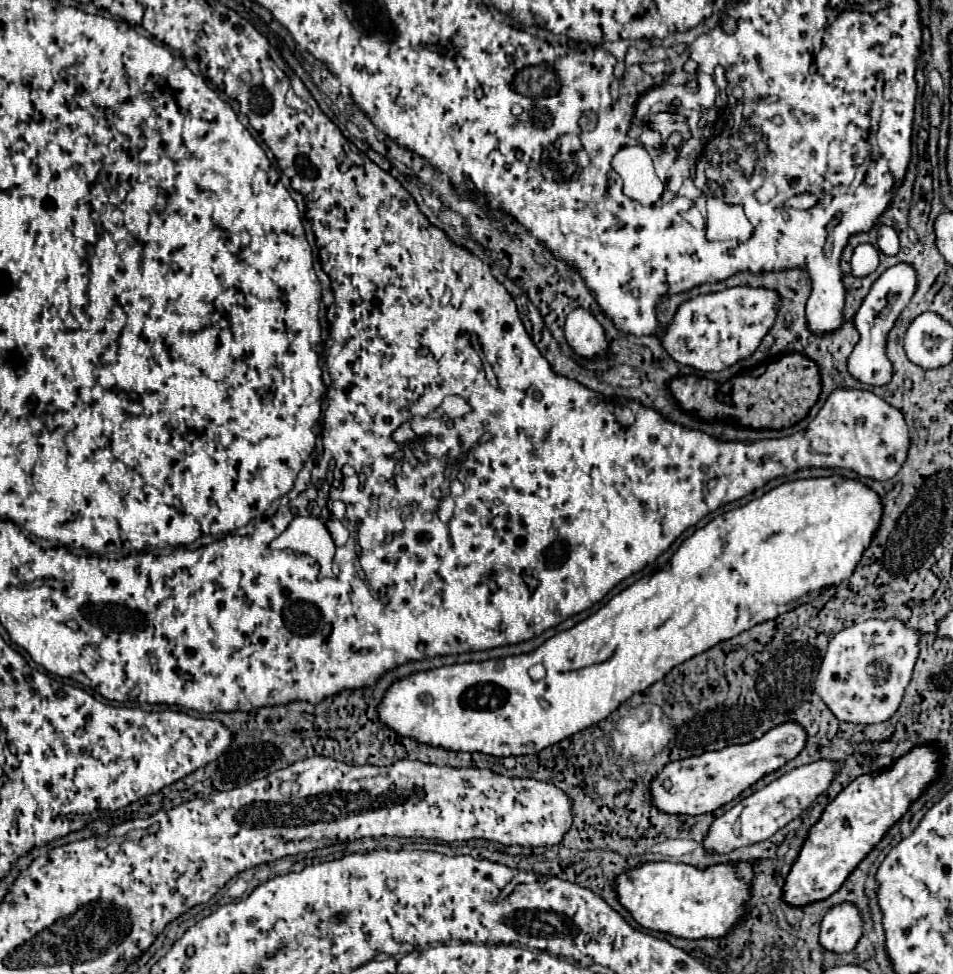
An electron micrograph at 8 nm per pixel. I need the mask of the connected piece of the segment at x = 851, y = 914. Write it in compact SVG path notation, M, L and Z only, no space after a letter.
M854 903L834 905L822 919L820 945L834 953L852 951L862 937L862 927L860 909Z

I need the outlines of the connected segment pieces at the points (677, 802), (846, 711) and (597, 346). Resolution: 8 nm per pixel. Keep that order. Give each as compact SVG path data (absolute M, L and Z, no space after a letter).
M786 721L750 743L728 745L726 749L720 751L702 753L698 757L688 757L682 761L672 761L650 785L654 805L658 805L658 809L662 809L664 813L682 813L682 815L712 813L718 807L736 799L744 789L752 787L764 775L792 761L804 749L804 745L806 745L804 727L796 721Z
M868 619L842 629L830 639L816 677L816 693L828 709L848 723L880 723L890 719L904 695L918 659L920 631L900 619Z
M574 309L570 317L566 319L566 341L568 345L582 357L594 357L594 355L606 355L606 335L602 325L594 321L590 313L584 309Z

